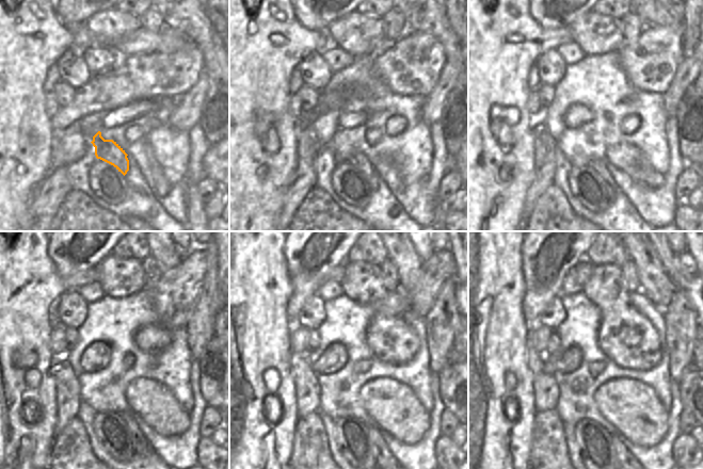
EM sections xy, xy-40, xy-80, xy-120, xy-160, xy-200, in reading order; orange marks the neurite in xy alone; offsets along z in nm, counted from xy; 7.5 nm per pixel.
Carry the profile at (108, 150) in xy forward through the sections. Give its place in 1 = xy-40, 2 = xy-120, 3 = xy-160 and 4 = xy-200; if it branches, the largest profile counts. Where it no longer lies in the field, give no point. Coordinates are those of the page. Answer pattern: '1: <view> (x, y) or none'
1: xy-40 (357, 160)
2: xy-120 (141, 446)
3: xy-160 (379, 445)
4: xy-200 (618, 445)

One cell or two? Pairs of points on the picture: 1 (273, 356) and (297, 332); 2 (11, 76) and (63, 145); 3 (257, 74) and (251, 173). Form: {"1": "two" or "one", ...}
{"1": "two", "2": "two", "3": "one"}

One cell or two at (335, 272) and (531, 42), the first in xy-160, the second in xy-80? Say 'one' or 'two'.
one

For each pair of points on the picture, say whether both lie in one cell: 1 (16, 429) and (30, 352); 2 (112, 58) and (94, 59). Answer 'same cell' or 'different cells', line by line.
1: same cell
2: same cell

